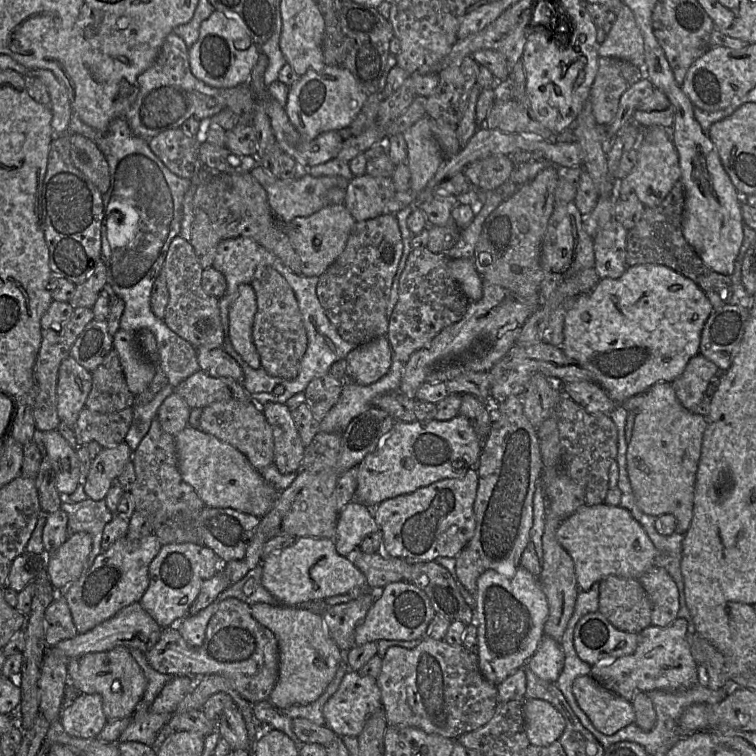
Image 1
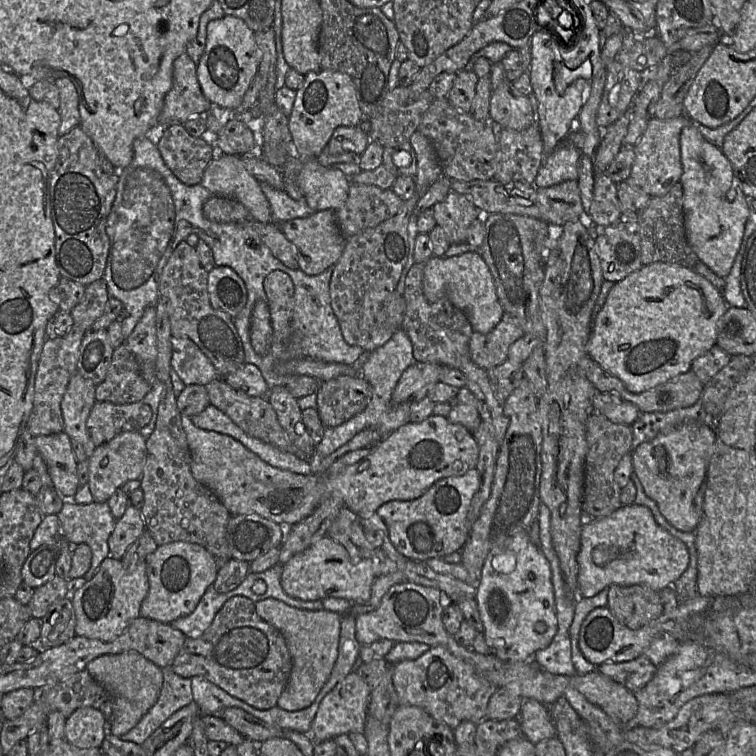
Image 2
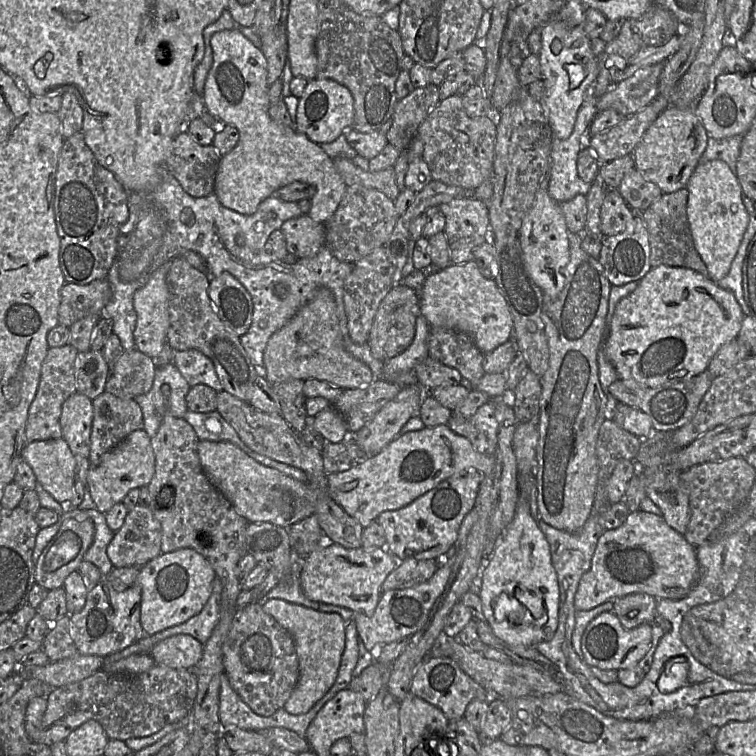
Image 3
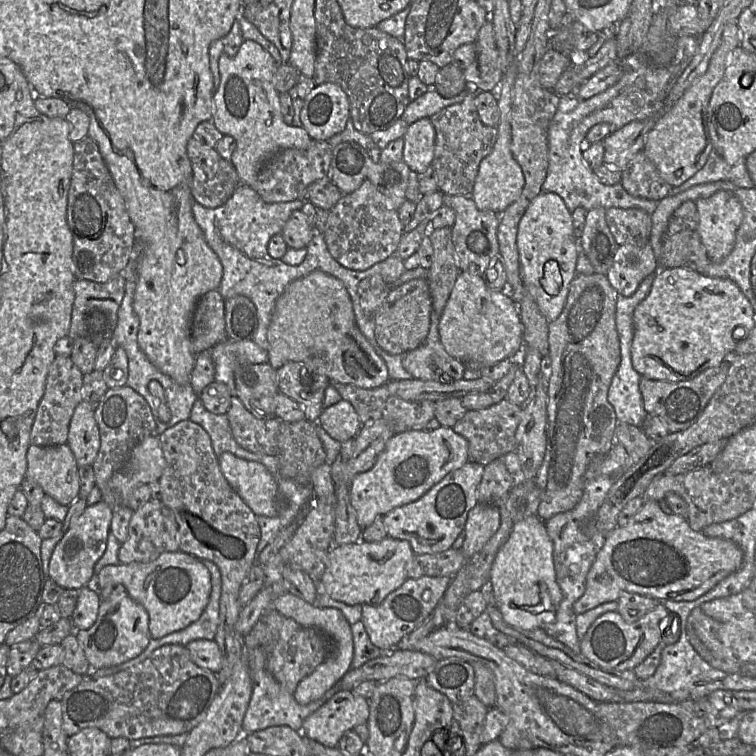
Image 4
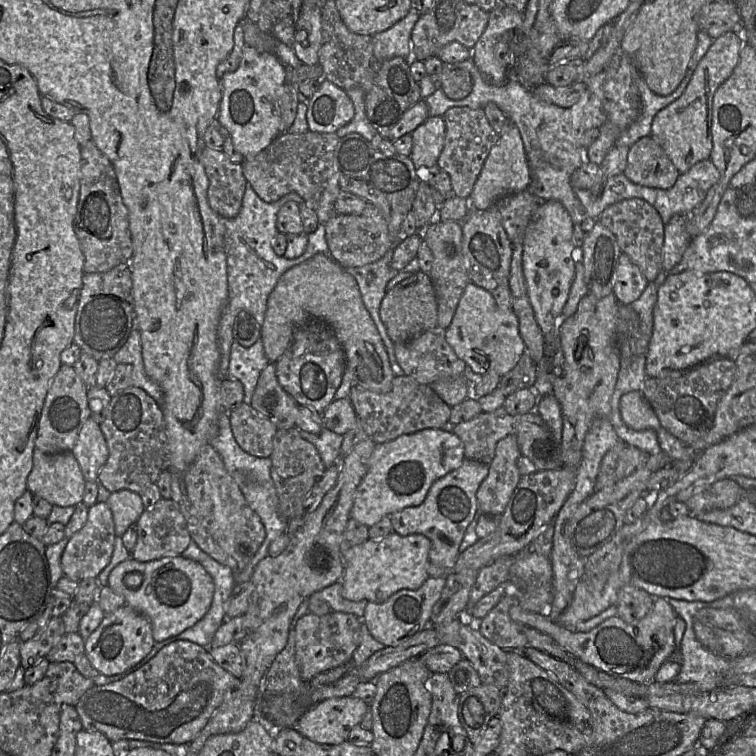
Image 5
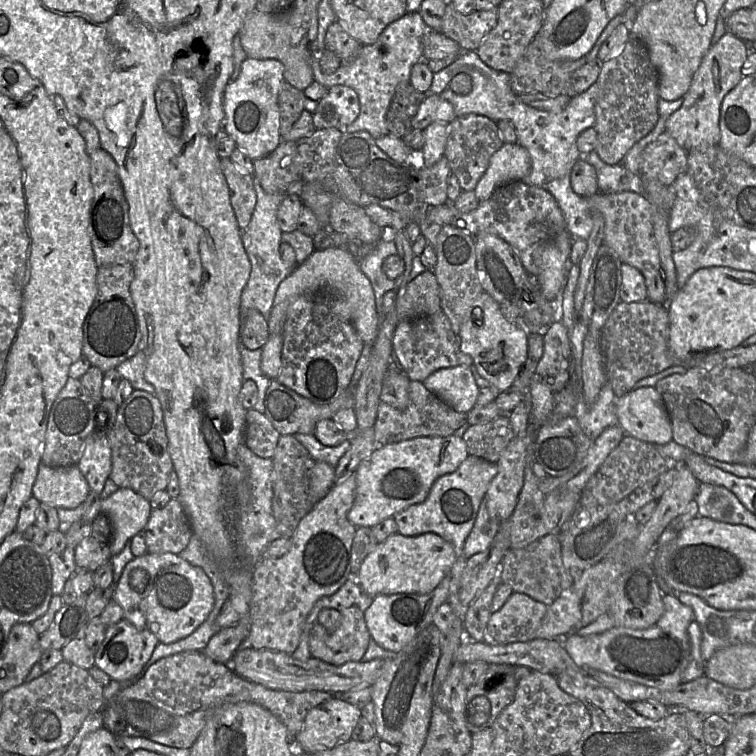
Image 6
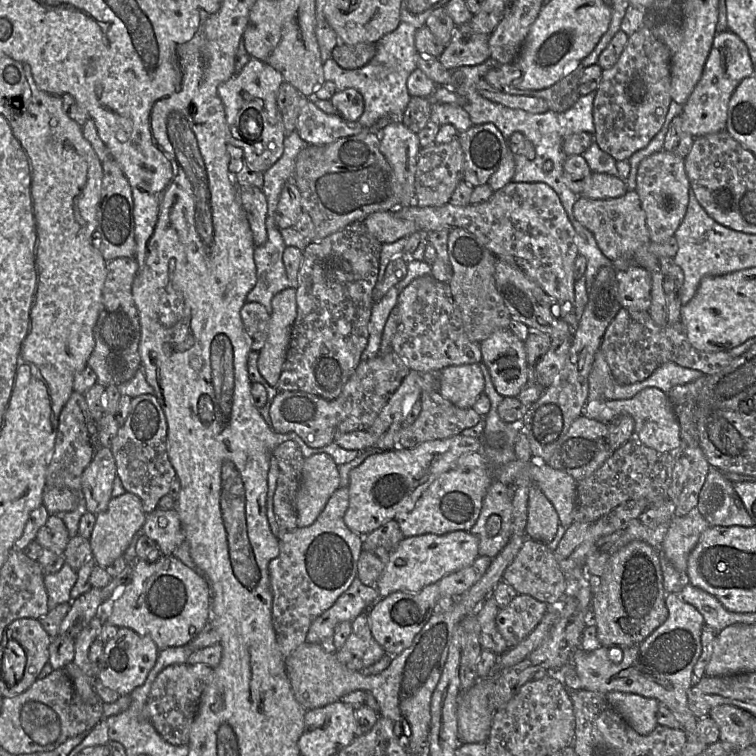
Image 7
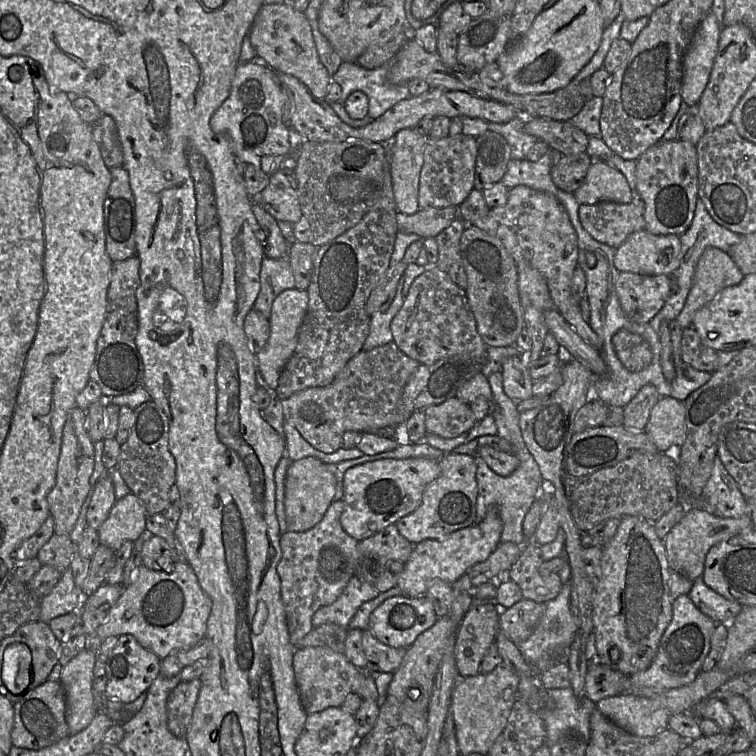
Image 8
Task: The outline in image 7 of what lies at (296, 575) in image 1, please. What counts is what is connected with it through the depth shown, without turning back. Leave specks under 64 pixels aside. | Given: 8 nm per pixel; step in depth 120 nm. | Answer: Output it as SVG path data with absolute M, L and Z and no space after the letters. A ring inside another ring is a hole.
M469 531L405 537L394 550L389 551L388 563L376 583L376 589L381 597L394 592L419 592L447 575L470 567L479 557L478 549L479 539Z

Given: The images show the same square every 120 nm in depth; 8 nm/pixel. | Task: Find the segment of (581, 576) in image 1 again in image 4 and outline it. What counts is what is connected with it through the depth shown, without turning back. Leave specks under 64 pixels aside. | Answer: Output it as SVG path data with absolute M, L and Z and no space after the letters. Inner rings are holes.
M648 501L627 526L616 527L604 536L595 561L587 574L585 592L574 603L573 610L576 615L585 613L603 603L618 601L624 592L644 595L658 602L694 601L736 572L742 562L743 551L733 541L706 537L703 532L694 531L687 519L675 514L665 514L658 501Z

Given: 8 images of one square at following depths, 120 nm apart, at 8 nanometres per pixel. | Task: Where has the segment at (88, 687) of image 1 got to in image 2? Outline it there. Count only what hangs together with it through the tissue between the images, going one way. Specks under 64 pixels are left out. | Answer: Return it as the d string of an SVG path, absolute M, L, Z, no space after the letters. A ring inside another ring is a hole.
M128 651L100 656L88 663L86 671L110 694L113 702L108 733L122 736L133 729L156 703L163 685L162 669L143 655Z

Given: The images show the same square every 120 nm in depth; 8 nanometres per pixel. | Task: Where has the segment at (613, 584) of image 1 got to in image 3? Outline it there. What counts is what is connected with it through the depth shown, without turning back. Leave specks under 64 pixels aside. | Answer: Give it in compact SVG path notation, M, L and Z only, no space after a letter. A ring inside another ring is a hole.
M632 593L613 601L613 612L618 616L622 625L628 629L635 628L656 619L658 600L645 593Z

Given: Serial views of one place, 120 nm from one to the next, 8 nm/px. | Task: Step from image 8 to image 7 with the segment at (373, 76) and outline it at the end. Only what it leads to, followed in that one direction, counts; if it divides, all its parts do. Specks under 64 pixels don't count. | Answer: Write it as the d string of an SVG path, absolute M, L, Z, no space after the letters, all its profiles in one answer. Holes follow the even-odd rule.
M401 22L397 29L382 37L376 43L376 53L368 64L353 70L340 67L332 58L323 62L323 72L326 82L333 82L337 92L355 89L364 99L364 112L358 123L364 127L373 126L383 117L390 118L393 123L402 121L402 116L411 98L407 81L410 74L417 68L420 55L415 46L417 29Z

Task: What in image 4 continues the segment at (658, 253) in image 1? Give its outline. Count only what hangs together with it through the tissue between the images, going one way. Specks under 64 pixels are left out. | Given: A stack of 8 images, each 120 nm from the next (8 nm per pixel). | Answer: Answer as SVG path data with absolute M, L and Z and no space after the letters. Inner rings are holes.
M685 201L673 213L663 235L660 268L684 267L704 274L710 262L698 232L694 201Z

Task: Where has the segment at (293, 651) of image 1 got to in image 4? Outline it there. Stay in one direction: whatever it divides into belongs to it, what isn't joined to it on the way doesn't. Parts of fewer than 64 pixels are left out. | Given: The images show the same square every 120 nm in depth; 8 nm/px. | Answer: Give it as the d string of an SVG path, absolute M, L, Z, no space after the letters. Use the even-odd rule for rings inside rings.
M289 592L275 597L272 601L272 606L285 617L294 619L304 627L313 627L321 630L329 637L332 643L331 651L325 660L318 665L311 674L300 681L293 693L295 700L299 704L307 705L320 699L326 691L330 690L350 669L352 669L354 645L351 625L339 609L319 607Z

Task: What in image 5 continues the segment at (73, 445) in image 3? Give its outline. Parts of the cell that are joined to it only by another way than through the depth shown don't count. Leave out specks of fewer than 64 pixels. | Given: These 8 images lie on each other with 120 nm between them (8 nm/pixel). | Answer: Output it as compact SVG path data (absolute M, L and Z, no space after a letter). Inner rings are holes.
M92 417L81 428L71 452L79 463L84 479L98 482L98 475L108 459L109 449L99 424Z

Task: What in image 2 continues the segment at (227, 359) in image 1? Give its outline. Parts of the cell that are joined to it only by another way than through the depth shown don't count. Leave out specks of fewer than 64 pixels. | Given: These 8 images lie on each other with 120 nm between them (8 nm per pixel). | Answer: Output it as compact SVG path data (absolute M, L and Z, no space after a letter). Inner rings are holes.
M245 363L233 372L221 377L229 386L253 397L268 397L269 387L259 368Z

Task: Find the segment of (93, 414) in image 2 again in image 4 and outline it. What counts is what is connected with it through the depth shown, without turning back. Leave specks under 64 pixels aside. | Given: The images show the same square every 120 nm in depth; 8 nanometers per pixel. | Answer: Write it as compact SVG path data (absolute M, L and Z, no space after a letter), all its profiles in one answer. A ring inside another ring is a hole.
M128 386L108 389L95 409L95 419L100 435L100 448L92 465L95 484L102 493L103 501L112 508L118 508L118 495L110 488L109 481L115 472L124 467L137 444L147 436L159 436L157 426L148 402Z

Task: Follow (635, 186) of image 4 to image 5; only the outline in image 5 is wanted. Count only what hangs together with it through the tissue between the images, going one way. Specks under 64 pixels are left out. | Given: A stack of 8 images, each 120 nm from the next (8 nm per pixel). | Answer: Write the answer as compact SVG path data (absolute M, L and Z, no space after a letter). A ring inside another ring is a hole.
M652 136L643 137L630 148L624 174L635 184L656 189L671 188L680 176L676 166Z

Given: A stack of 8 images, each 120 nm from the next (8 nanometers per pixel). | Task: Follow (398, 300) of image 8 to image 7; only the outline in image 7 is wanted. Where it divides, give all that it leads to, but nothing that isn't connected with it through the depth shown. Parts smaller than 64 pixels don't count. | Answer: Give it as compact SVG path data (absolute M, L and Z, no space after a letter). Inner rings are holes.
M395 285L379 301L374 302L368 324L368 342L361 354L361 360L368 360L378 354L386 321L397 306L399 294Z

